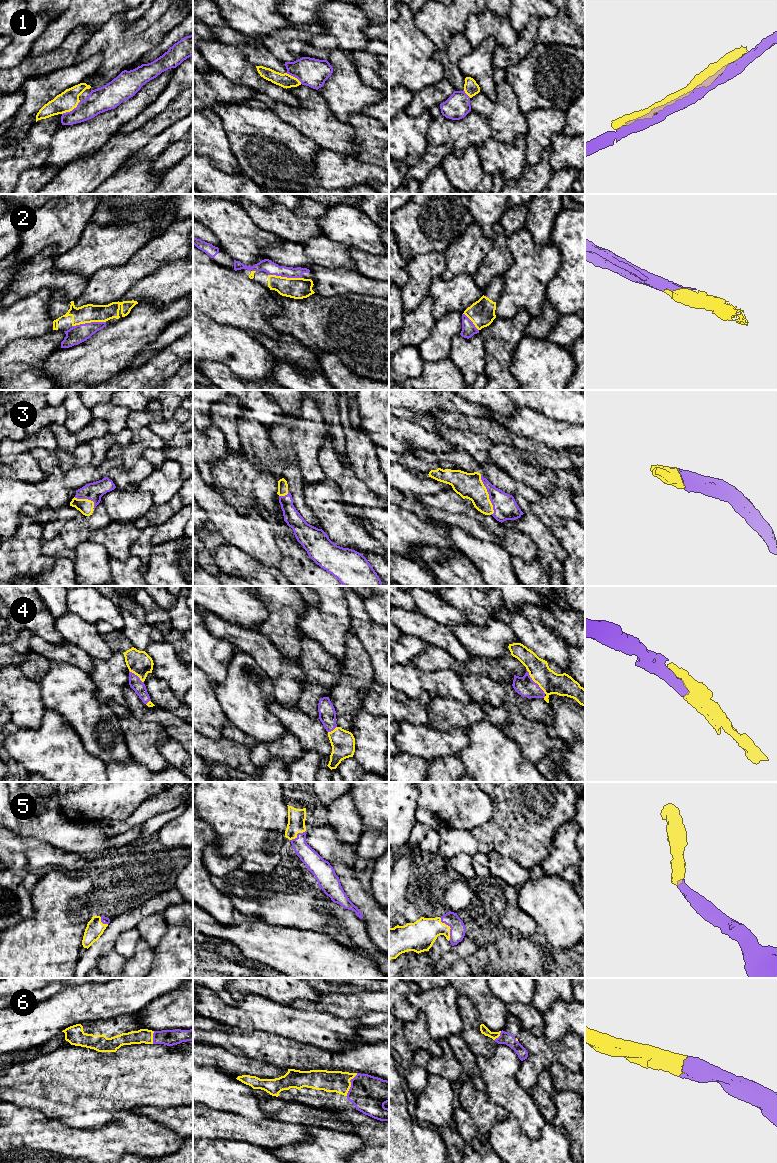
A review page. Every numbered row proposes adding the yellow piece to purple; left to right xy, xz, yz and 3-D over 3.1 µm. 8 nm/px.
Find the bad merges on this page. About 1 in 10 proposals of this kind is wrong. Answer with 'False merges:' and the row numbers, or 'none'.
False merges: none

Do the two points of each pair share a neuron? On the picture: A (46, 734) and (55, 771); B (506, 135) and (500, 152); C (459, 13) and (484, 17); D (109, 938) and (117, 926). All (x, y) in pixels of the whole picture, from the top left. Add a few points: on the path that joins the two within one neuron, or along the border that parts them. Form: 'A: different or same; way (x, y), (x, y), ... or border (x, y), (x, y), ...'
A: same; way (55, 743), (55, 762)
B: different; border (524, 134), (512, 142), (491, 138)
C: different; border (483, 10), (472, 13), (468, 17), (463, 33)
D: same; way (109, 935), (114, 929)

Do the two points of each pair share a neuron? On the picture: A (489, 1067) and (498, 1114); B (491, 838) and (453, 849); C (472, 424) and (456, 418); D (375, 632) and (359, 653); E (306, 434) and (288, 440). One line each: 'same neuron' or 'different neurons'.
A: different neurons
B: different neurons
C: same neuron
D: different neurons
E: same neuron

